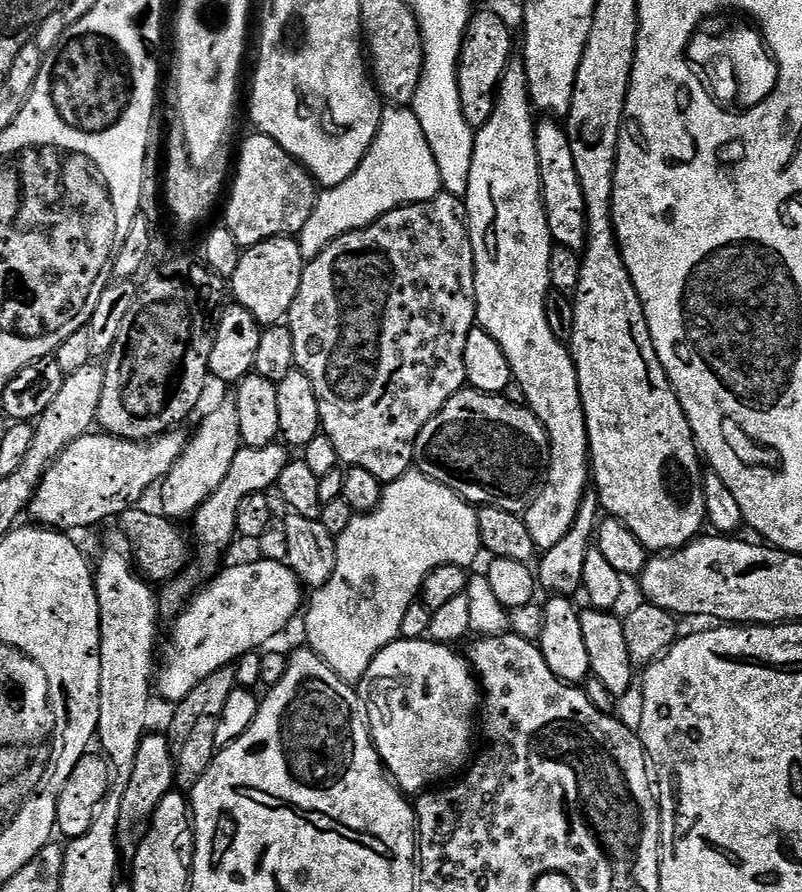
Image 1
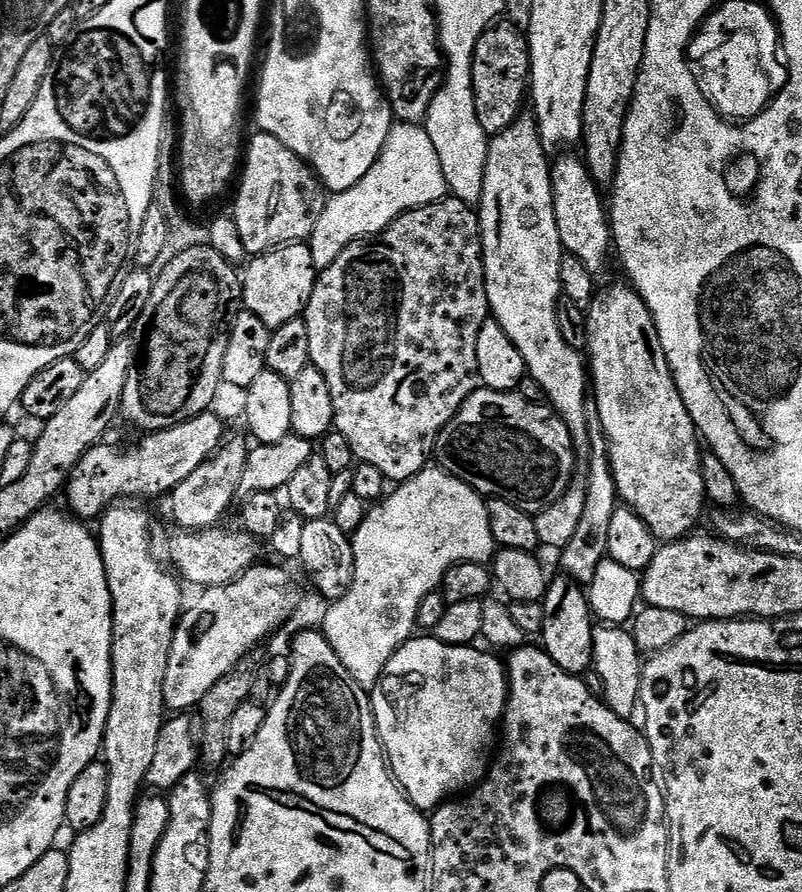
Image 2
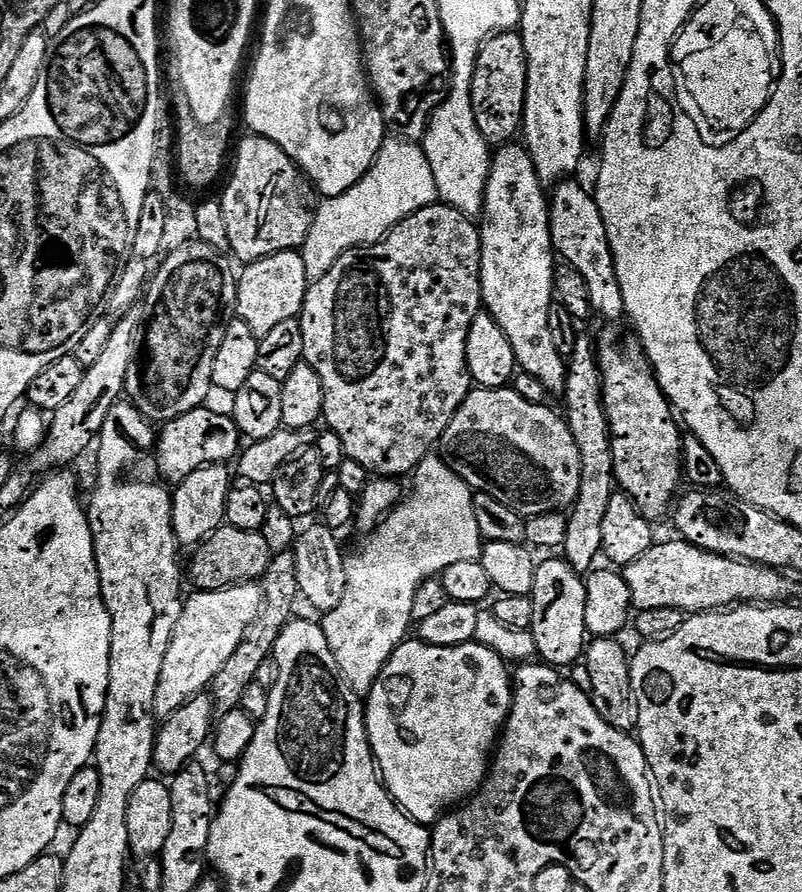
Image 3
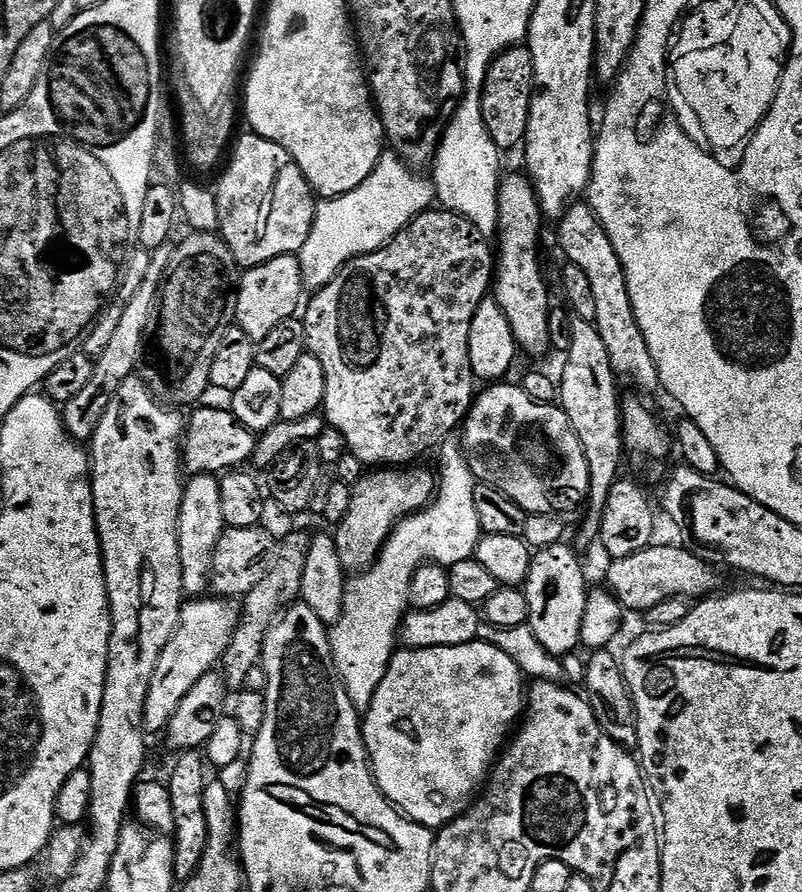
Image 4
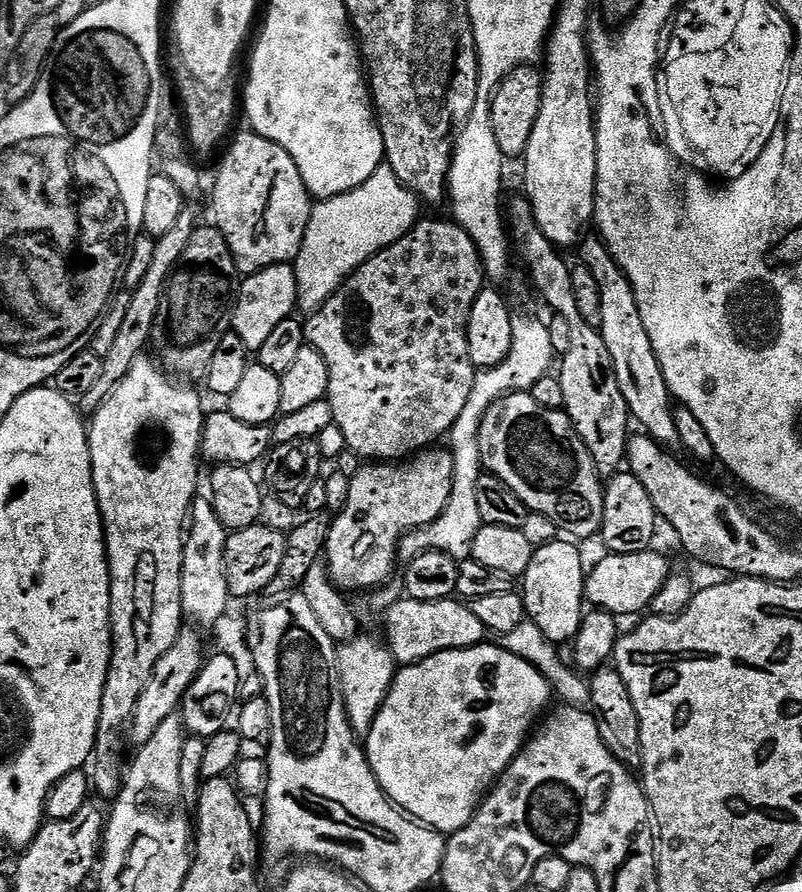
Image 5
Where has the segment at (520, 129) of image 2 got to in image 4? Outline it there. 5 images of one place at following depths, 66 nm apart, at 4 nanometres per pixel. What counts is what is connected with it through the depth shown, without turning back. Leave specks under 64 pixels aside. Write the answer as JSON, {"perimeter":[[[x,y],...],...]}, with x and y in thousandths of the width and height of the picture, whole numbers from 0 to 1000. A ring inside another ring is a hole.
{"perimeter":[[[650,195],[650,197],[636,198],[632,196],[625,203],[621,213],[621,235],[623,283],[621,278],[621,286],[616,291],[616,335],[636,361],[645,387],[652,393],[655,390],[663,399],[678,399],[683,392],[686,393],[688,386],[688,372],[685,368],[683,318],[678,315],[677,303],[673,302],[673,262],[678,241],[673,233],[668,212],[657,196]]]}

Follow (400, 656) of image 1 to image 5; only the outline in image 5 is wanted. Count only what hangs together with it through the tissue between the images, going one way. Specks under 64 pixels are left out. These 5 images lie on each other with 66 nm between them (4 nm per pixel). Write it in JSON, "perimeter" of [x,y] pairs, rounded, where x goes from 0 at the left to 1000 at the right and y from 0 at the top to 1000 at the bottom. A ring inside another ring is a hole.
{"perimeter":[[[600,720],[589,726],[556,729],[540,735],[532,735],[530,740],[522,740],[519,744],[502,746],[490,757],[486,774],[481,778],[481,783],[476,787],[463,816],[456,822],[456,828],[459,828],[459,834],[456,833],[459,858],[464,861],[464,867],[469,870],[469,876],[474,879],[479,891],[512,918],[527,924],[530,928],[536,928],[539,932],[550,935],[570,933],[587,922],[590,913],[599,905],[606,889],[623,873],[623,870],[633,862],[633,858],[638,855],[638,851],[653,837],[660,828],[661,817],[665,815],[663,806],[678,794],[680,768],[675,766],[676,759],[673,754],[665,749],[661,742],[636,733],[622,721],[608,721]]]}

